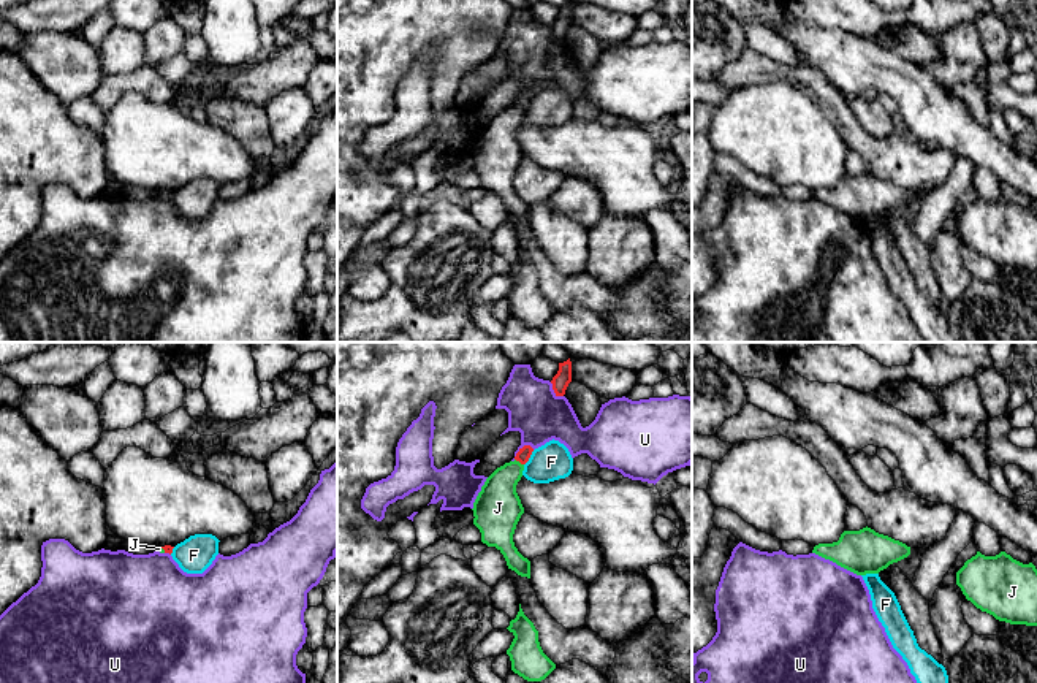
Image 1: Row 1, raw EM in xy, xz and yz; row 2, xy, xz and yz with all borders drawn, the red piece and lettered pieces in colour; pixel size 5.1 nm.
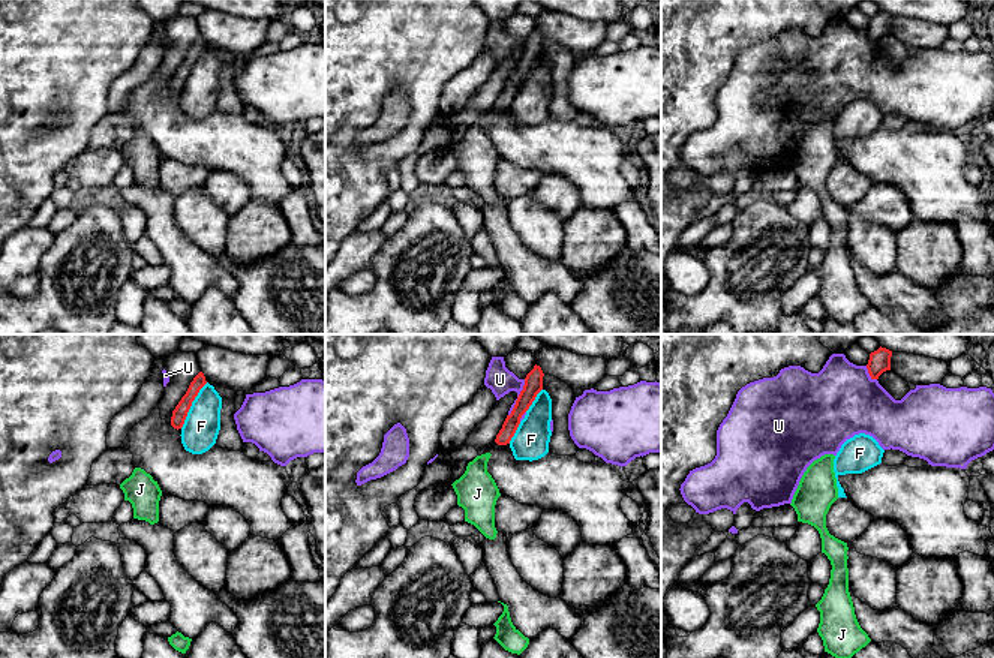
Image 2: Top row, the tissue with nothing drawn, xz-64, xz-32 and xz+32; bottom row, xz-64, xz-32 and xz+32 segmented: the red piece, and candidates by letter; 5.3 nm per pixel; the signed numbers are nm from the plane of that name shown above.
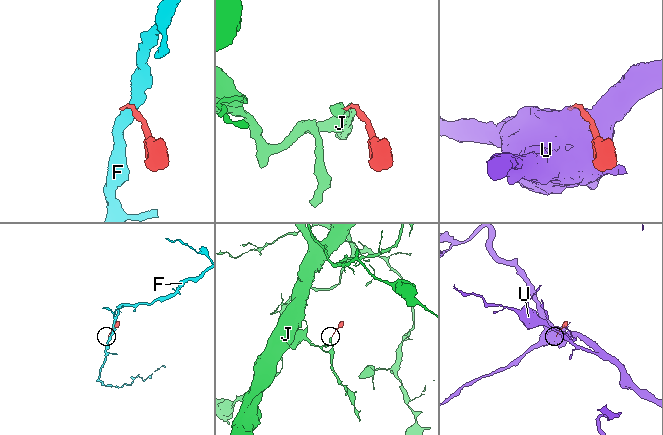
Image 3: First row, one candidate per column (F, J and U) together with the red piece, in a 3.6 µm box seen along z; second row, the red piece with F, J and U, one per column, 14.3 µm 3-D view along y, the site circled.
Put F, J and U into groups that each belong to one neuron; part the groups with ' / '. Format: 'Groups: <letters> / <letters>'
Groups: F / J / U

